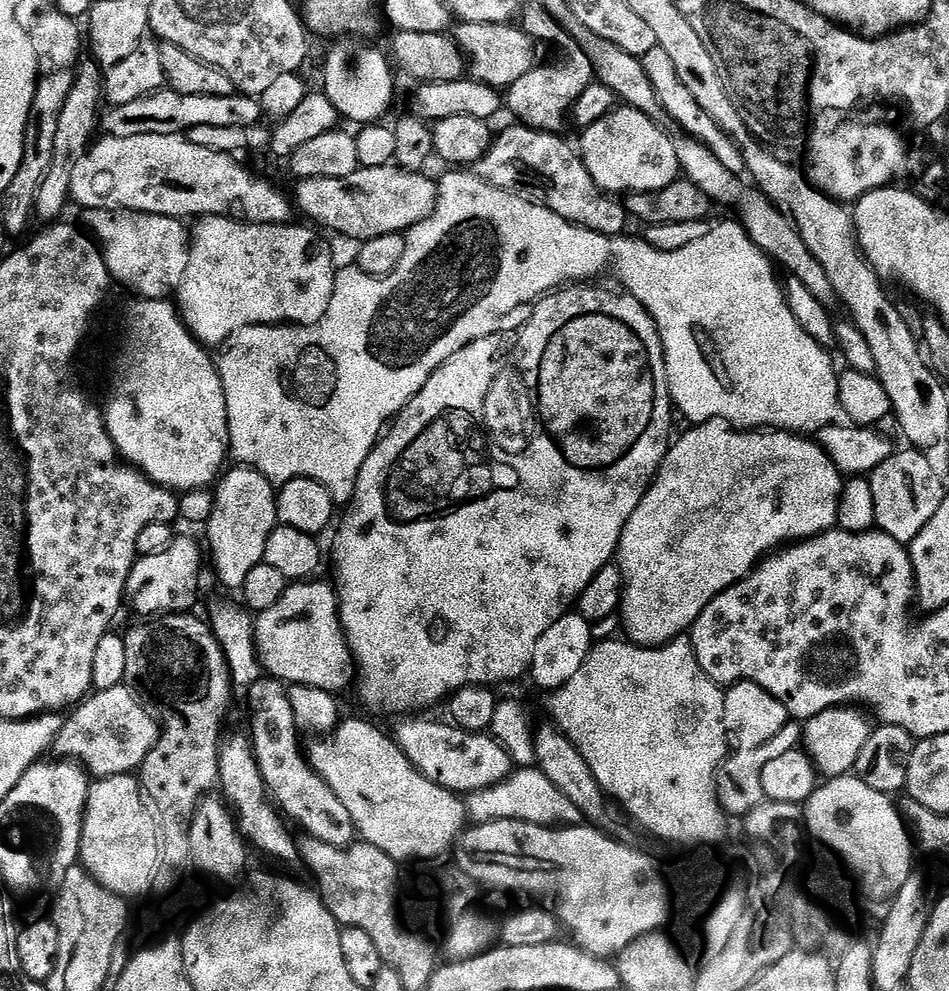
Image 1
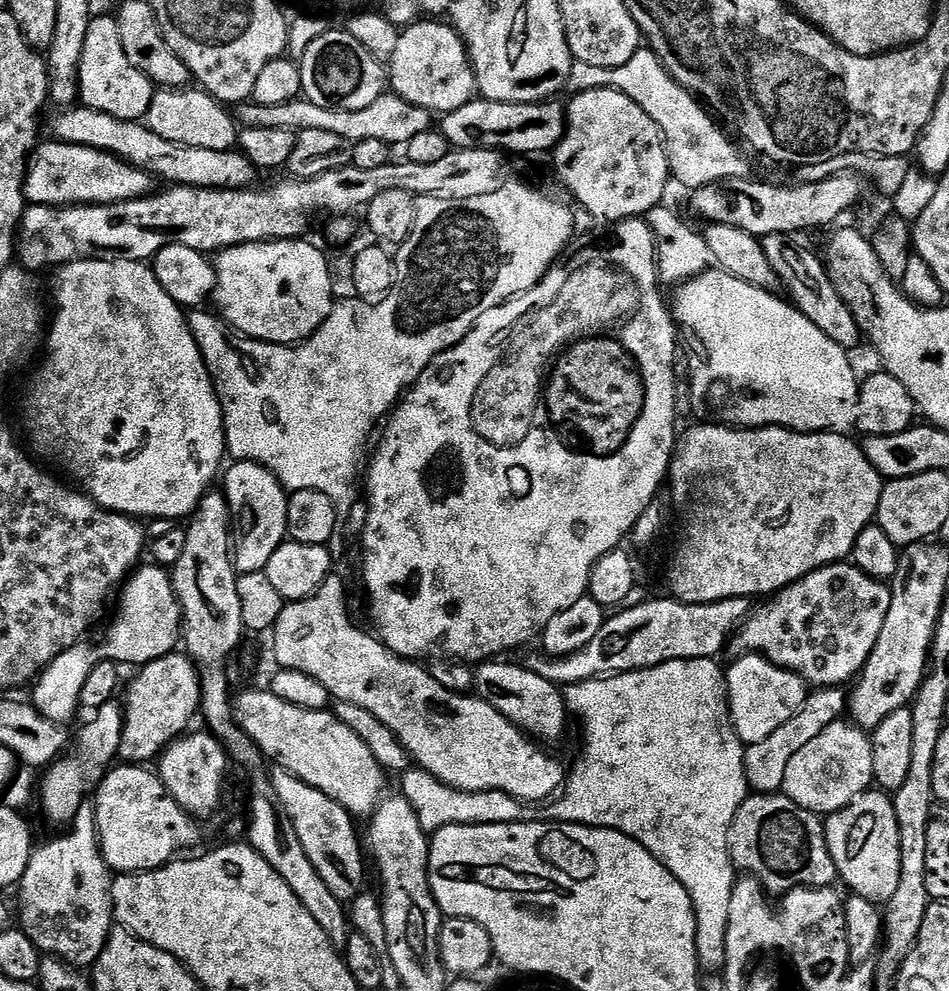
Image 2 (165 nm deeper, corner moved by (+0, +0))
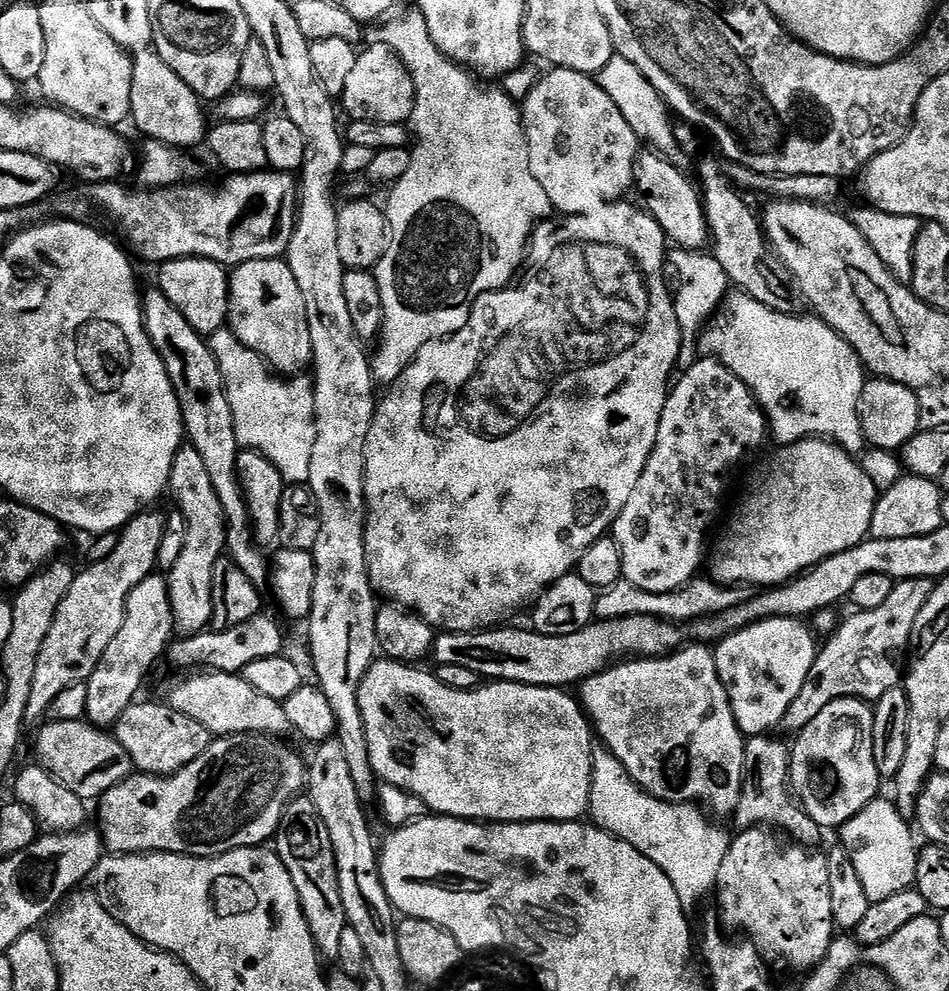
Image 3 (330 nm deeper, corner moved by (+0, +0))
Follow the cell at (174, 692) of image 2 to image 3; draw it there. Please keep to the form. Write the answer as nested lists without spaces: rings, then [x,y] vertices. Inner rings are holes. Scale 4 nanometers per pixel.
[[[267,614],[255,616],[241,624],[230,624],[221,629],[221,632],[205,630],[173,639],[166,653],[167,659],[172,659],[180,668],[192,668],[188,670],[210,666],[214,672],[240,674],[246,666],[250,666],[250,662],[258,662],[258,658],[274,658],[285,651],[284,632]]]

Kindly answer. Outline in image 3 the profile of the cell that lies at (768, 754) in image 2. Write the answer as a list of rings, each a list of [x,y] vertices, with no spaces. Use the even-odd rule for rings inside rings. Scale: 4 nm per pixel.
[[[902,580],[893,583],[890,598],[886,598],[882,606],[865,612],[856,610],[849,620],[841,619],[836,631],[823,641],[822,647],[817,651],[814,666],[810,666],[810,674],[802,685],[802,690],[798,690],[798,698],[790,702],[790,710],[786,710],[784,715],[783,731],[799,734],[803,728],[810,726],[810,722],[814,722],[814,718],[818,718],[818,714],[822,714],[822,710],[826,710],[826,706],[830,706],[830,702],[846,698],[875,702],[882,698],[882,694],[886,694],[886,690],[897,687],[902,680],[902,661],[908,650],[908,639],[914,630],[918,614],[922,614],[922,606],[926,606],[926,598],[930,598],[932,585],[931,580]]]

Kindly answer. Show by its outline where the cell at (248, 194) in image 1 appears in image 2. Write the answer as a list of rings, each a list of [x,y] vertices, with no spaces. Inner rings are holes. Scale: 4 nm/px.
[[[41,143],[26,164],[23,186],[28,204],[113,204],[146,196],[153,191],[153,177],[108,152],[77,144],[47,143]]]

